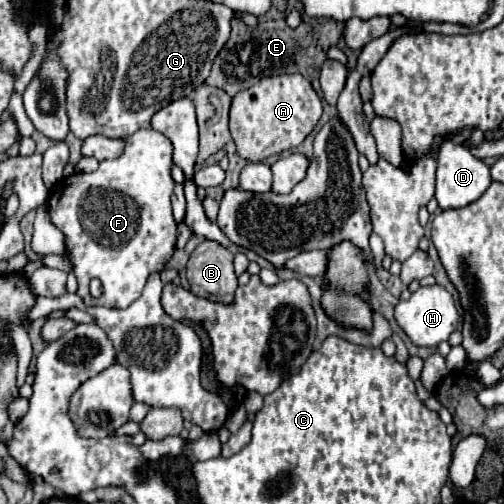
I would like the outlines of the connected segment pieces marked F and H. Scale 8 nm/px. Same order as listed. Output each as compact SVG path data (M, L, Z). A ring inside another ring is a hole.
M140 129L126 139L126 149L118 159L106 159L94 173L74 173L58 181L48 195L48 213L54 227L64 233L66 257L72 263L72 273L78 279L78 295L84 303L104 307L128 307L144 289L150 273L166 269L170 257L176 251L176 221L172 217L170 195L174 191L172 169L172 143L154 129ZM90 279L102 281L102 295L92 297L88 291Z
M432 285L432 287L420 287L418 291L412 293L412 297L408 301L400 301L396 305L394 311L396 323L404 329L404 333L408 335L408 339L418 345L418 347L436 347L442 341L448 341L450 333L456 329L458 325L458 311L454 305L452 295L440 287L440 285Z

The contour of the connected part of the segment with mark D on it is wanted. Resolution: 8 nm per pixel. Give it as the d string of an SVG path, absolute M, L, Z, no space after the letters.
M446 141L440 147L438 157L438 169L436 169L436 201L440 209L458 209L466 207L490 187L490 169L482 159L476 159L464 145L458 145L454 141Z

